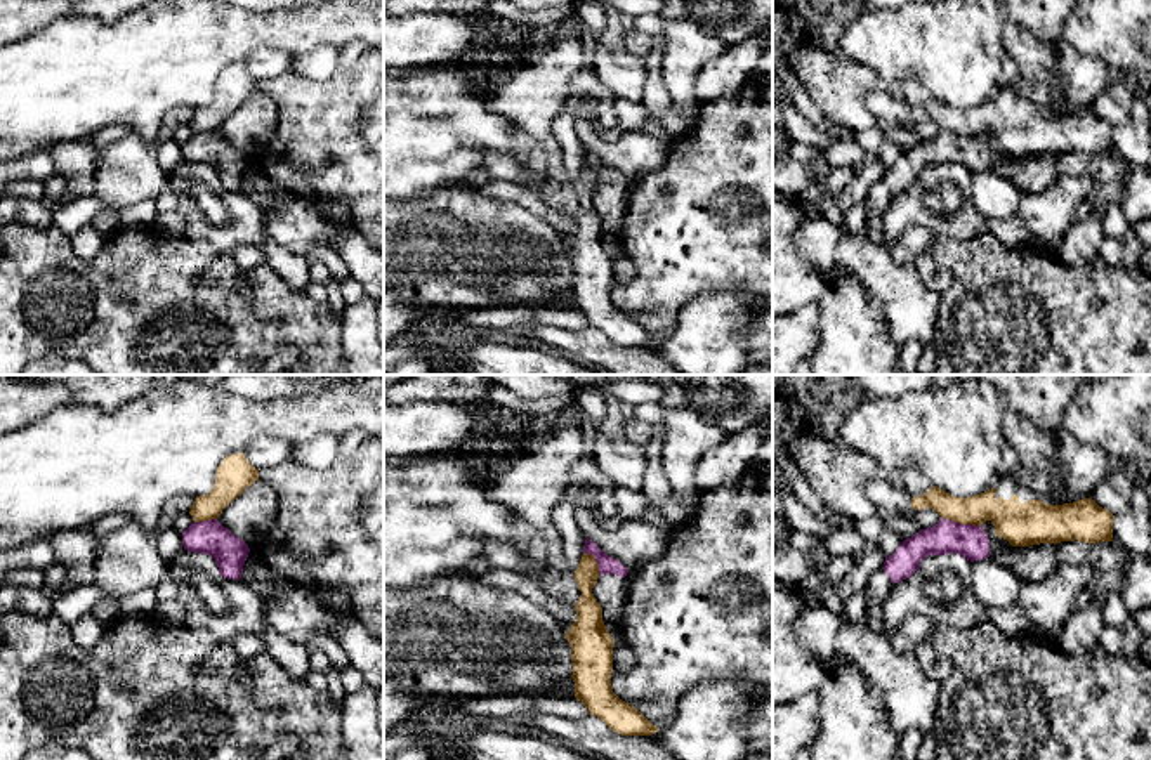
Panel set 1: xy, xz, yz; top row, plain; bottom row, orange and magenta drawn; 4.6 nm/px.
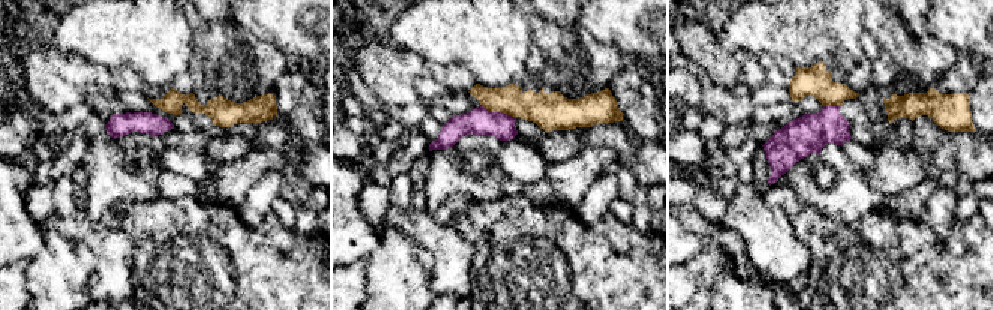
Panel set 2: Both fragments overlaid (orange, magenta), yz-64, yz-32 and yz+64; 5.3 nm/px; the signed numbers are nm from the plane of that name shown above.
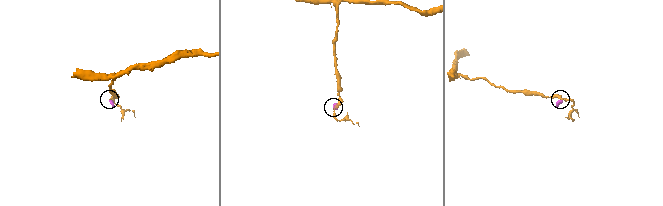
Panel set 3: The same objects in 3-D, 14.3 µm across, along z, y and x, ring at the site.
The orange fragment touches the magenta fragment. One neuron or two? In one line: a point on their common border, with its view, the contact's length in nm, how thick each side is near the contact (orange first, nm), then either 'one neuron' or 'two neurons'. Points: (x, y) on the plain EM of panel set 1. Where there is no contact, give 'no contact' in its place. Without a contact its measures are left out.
yz (962, 134) | 190 nm | 190/160 nm | two neurons

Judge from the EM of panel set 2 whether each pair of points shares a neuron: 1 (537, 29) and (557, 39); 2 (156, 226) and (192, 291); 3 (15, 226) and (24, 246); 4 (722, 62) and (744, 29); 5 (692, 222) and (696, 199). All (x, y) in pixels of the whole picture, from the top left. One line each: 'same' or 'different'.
1: same
2: same
3: same
4: different
5: different

